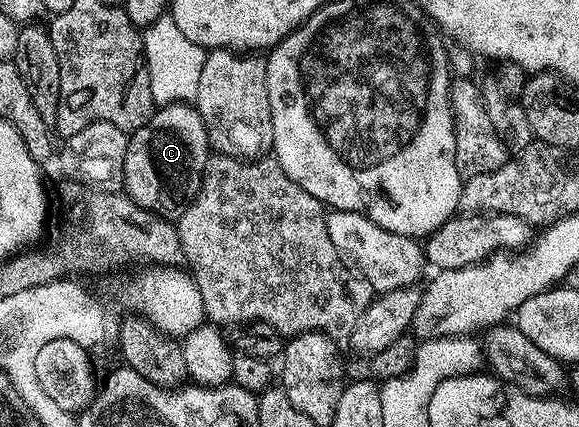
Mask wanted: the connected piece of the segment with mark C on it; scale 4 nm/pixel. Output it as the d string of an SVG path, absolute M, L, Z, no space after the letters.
M174 104L154 109L147 124L137 126L129 134L127 156L123 160L124 193L139 208L147 208L158 218L176 220L185 211L191 191L201 187L201 173L210 157L207 128L196 105Z

